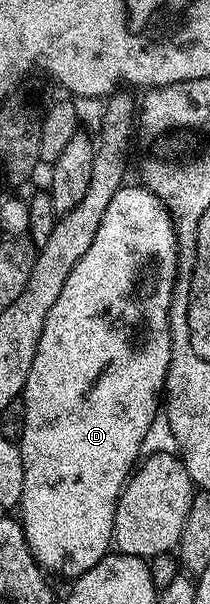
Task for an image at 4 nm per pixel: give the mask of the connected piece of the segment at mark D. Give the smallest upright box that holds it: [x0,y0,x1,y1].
[17,186,179,581]

